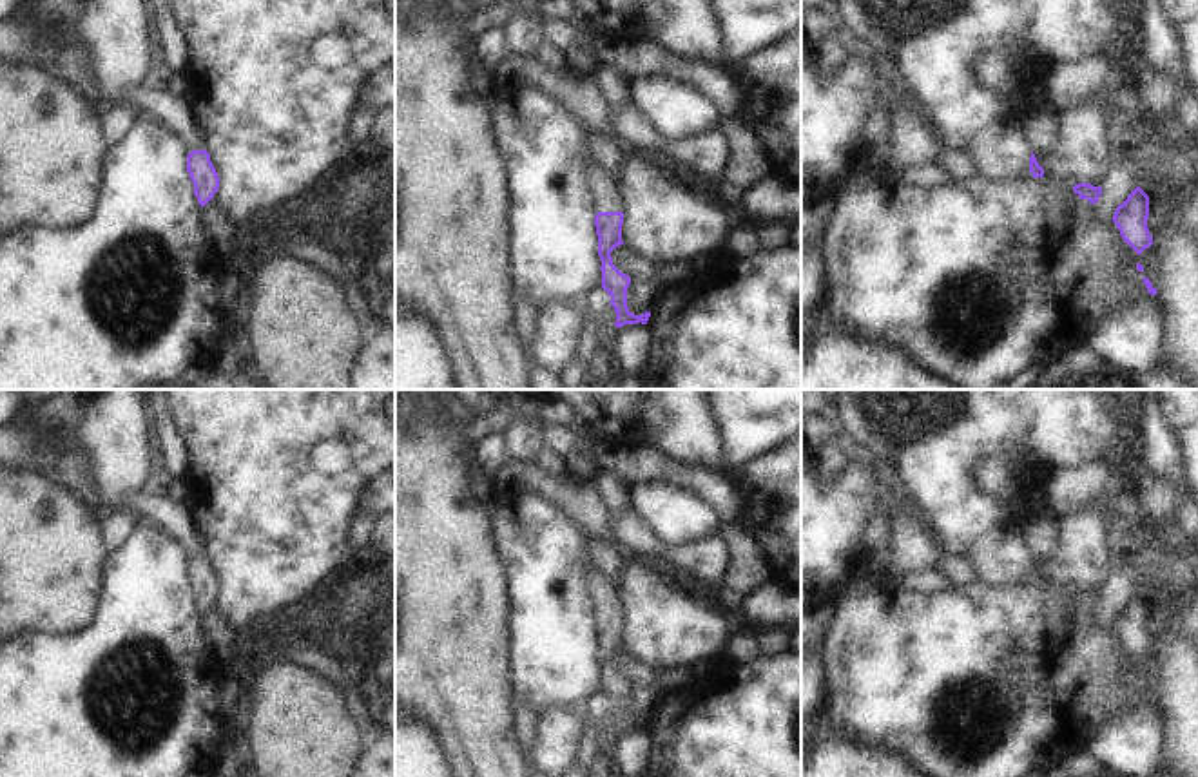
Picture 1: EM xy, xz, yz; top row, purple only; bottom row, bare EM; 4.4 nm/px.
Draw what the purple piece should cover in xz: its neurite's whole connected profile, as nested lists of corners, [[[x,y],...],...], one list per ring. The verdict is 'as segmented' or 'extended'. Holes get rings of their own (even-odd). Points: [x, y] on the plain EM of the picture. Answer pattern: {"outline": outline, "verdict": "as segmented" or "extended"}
{"outline": [[[596,569],[585,572],[585,590],[593,609],[594,632],[598,641],[598,661],[602,667],[602,694],[611,701],[611,712],[616,717],[616,734],[625,730],[647,730],[651,717],[634,721],[627,714],[627,694],[631,683],[622,679],[614,670],[611,657],[623,650],[622,647],[622,630],[623,630],[623,614],[622,601],[618,598],[618,587],[613,585]]], "verdict": "extended"}

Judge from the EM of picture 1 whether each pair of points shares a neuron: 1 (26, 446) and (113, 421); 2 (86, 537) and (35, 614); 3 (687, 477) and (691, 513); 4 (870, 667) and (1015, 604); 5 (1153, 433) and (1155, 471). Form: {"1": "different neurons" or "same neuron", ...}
{"1": "same neuron", "2": "same neuron", "3": "different neurons", "4": "same neuron", "5": "same neuron"}

